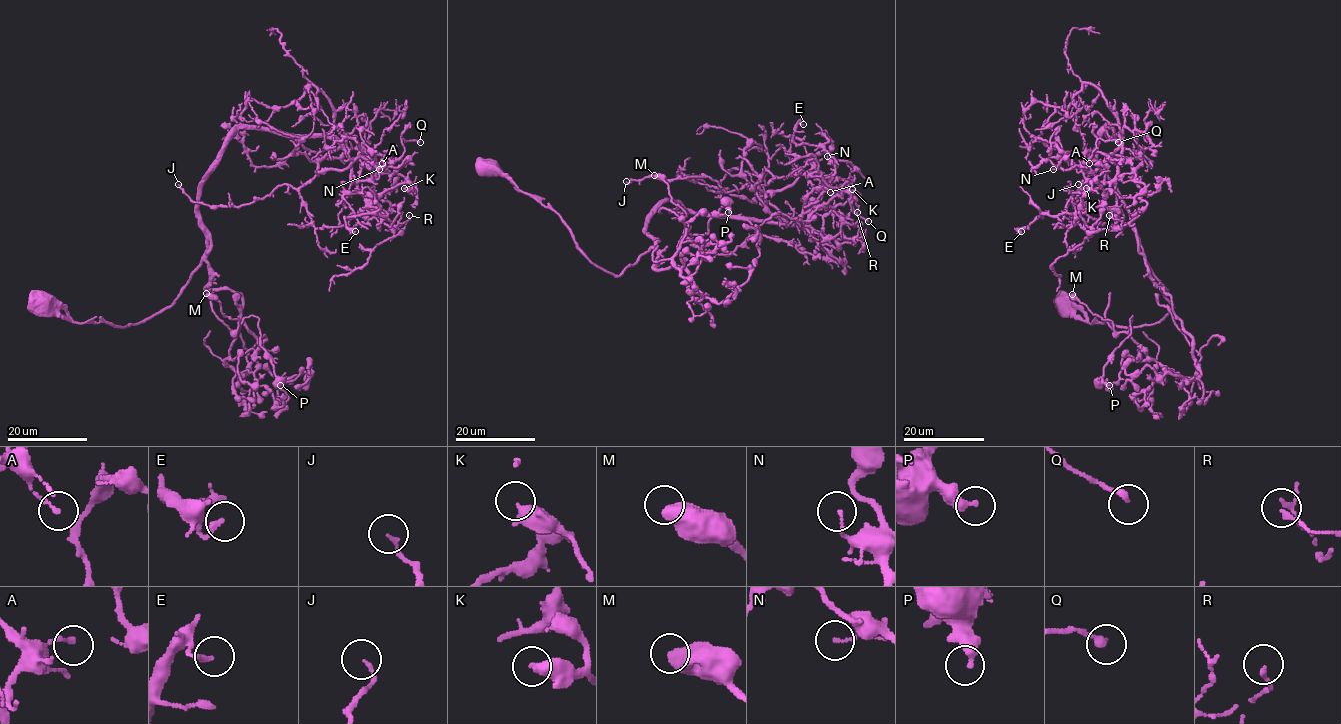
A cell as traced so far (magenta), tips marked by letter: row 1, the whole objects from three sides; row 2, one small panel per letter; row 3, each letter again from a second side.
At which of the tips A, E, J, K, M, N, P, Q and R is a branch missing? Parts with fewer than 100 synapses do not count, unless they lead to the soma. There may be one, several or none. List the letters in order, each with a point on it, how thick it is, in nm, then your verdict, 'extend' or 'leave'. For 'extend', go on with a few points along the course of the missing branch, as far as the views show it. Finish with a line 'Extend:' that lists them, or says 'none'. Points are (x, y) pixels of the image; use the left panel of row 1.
A: (382, 163) | 170 nm | leave
E: (355, 231) | 200 nm | leave
J: (178, 184) | 150 nm | leave
K: (404, 188) | 460 nm | leave
M: (206, 293) | 600 nm | leave
N: (379, 169) | 120 nm | leave
P: (280, 385) | 340 nm | leave
Q: (420, 142) | 240 nm | leave
R: (409, 215) | 160 nm | leave
Extend: none

